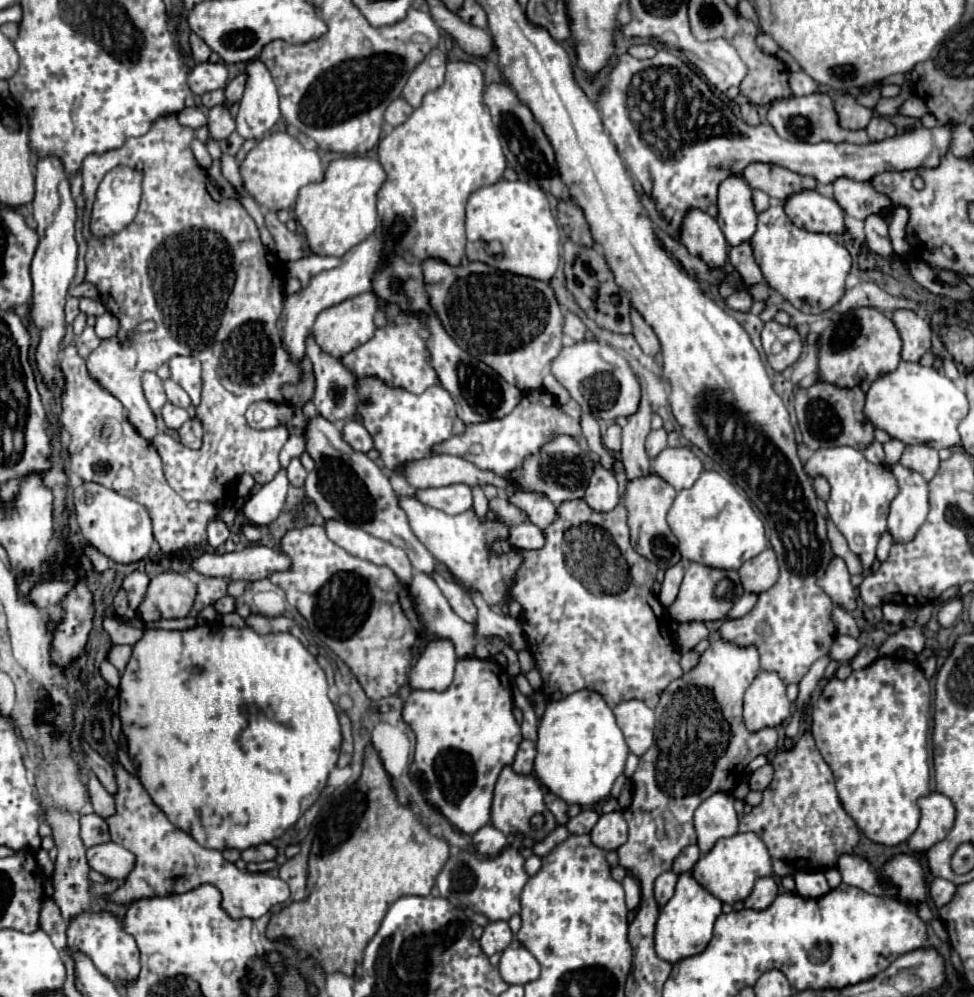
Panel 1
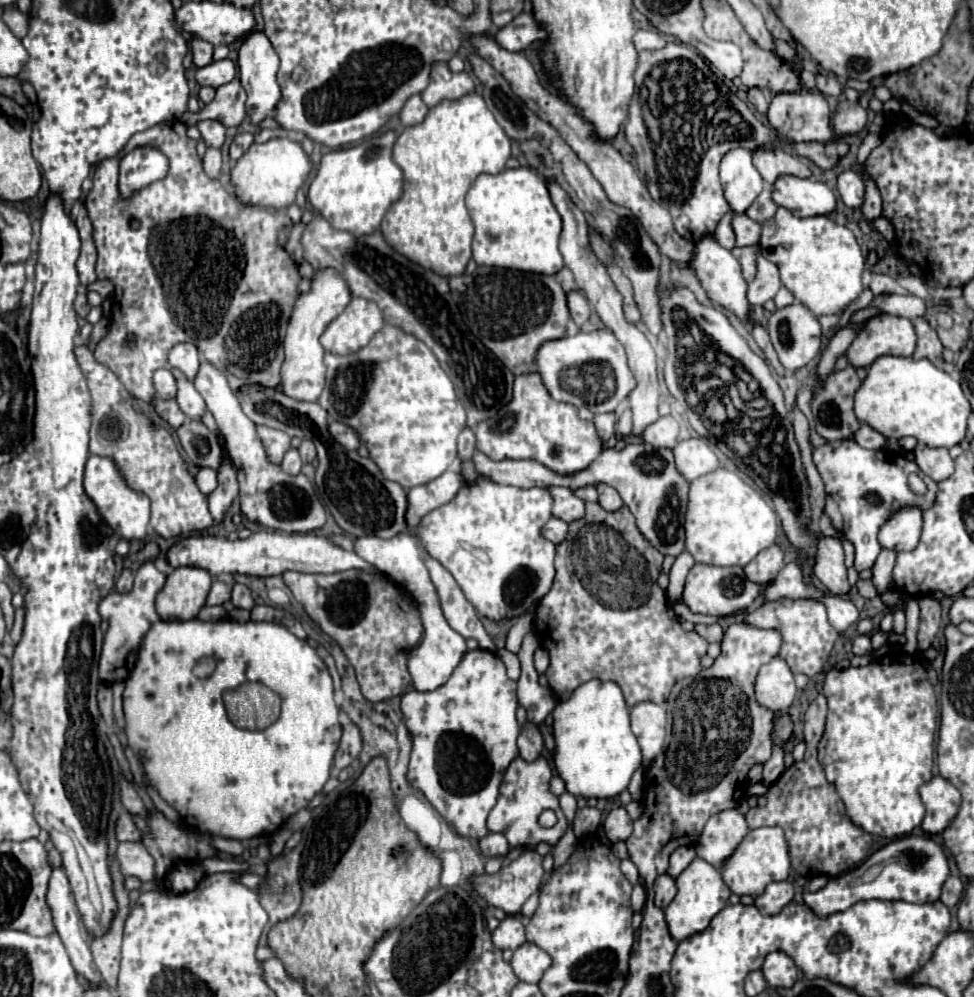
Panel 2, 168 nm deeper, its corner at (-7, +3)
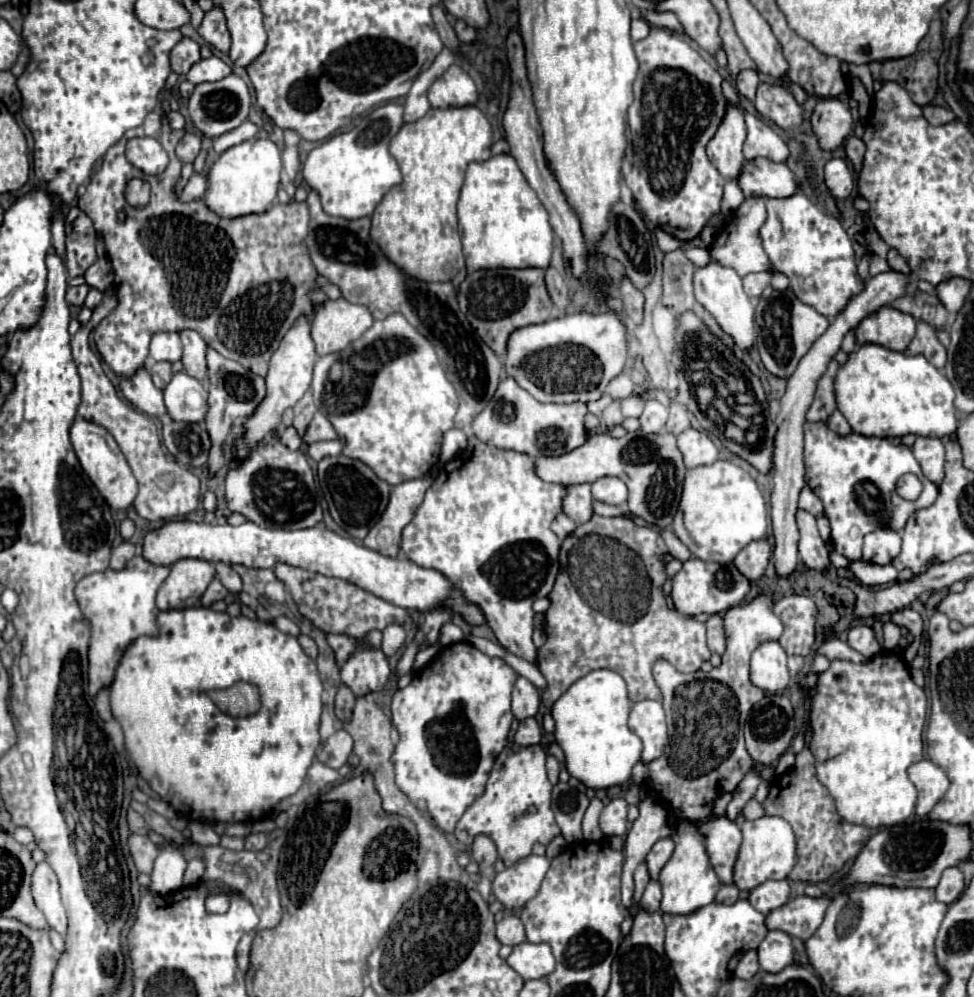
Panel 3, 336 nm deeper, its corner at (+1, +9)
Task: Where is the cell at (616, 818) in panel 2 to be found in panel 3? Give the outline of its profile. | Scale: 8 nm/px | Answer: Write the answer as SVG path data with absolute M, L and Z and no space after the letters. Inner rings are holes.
M612 799L602 815L600 815L600 829L604 835L624 835L628 821L626 821L626 811L628 811L628 803L624 799Z

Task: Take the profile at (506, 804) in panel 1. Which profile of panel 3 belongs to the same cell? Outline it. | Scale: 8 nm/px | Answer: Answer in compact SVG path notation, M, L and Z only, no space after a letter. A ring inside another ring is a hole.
M510 743L502 749L498 755L488 783L474 799L474 803L464 811L462 819L456 825L456 839L462 845L470 845L476 835L490 837L496 847L498 855L504 861L506 867L518 863L518 859L526 859L526 855L532 853L532 847L536 843L548 845L556 835L560 835L558 825L554 821L554 813L550 809L550 791L552 783L546 777L546 749L542 745L534 747L518 747L516 743ZM530 807L536 807L534 813L528 813Z

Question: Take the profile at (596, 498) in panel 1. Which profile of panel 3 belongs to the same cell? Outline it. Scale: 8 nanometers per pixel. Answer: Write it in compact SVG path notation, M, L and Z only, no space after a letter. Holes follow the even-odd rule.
M602 477L592 483L592 495L596 501L608 505L624 505L628 497L628 489L618 477Z

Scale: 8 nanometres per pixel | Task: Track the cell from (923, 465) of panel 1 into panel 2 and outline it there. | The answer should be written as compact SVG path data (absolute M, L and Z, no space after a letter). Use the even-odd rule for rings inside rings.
M918 443L914 453L914 461L922 469L924 475L928 475L934 481L942 481L954 473L954 461L948 455L948 449L930 449L924 443Z

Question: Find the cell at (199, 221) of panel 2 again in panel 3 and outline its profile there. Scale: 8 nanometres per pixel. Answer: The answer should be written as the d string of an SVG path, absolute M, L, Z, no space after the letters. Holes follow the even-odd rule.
M150 113L144 125L126 131L124 137L108 149L100 171L92 175L92 181L88 183L84 195L78 199L78 207L92 219L96 231L102 233L116 275L114 287L118 295L118 307L94 329L96 349L114 373L128 377L144 365L144 359L148 357L148 345L154 333L194 329L210 347L218 349L228 359L242 363L252 373L266 377L268 361L278 349L280 339L286 335L286 331L296 323L300 315L314 317L314 303L308 293L318 289L318 271L314 271L314 265L310 263L310 253L306 251L304 243L304 237L308 235L308 207L304 201L300 203L296 199L290 199L290 203L278 203L260 215L222 219L212 213L204 205L204 201L180 203L172 191L182 169L182 163L176 157L174 149L184 133L184 129L172 129L168 125L168 119L160 113ZM148 135L154 135L164 145L170 157L168 169L156 177L148 177L142 175L142 171L136 171L124 155L128 139ZM132 177L146 179L152 185L152 199L144 209L130 207L124 199L126 181L130 181Z

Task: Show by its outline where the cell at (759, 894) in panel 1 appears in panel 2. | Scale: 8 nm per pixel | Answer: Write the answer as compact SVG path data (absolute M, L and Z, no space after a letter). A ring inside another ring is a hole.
M788 881L770 883L760 897L754 899L754 905L762 915L776 915L784 905L788 905L794 897L794 887Z

